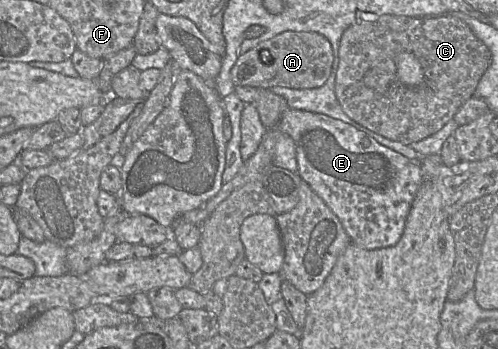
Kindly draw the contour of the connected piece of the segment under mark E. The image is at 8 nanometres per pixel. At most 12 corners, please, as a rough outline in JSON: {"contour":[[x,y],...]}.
{"contour":[[289,108],[298,174],[367,250],[397,244],[419,163]]}

